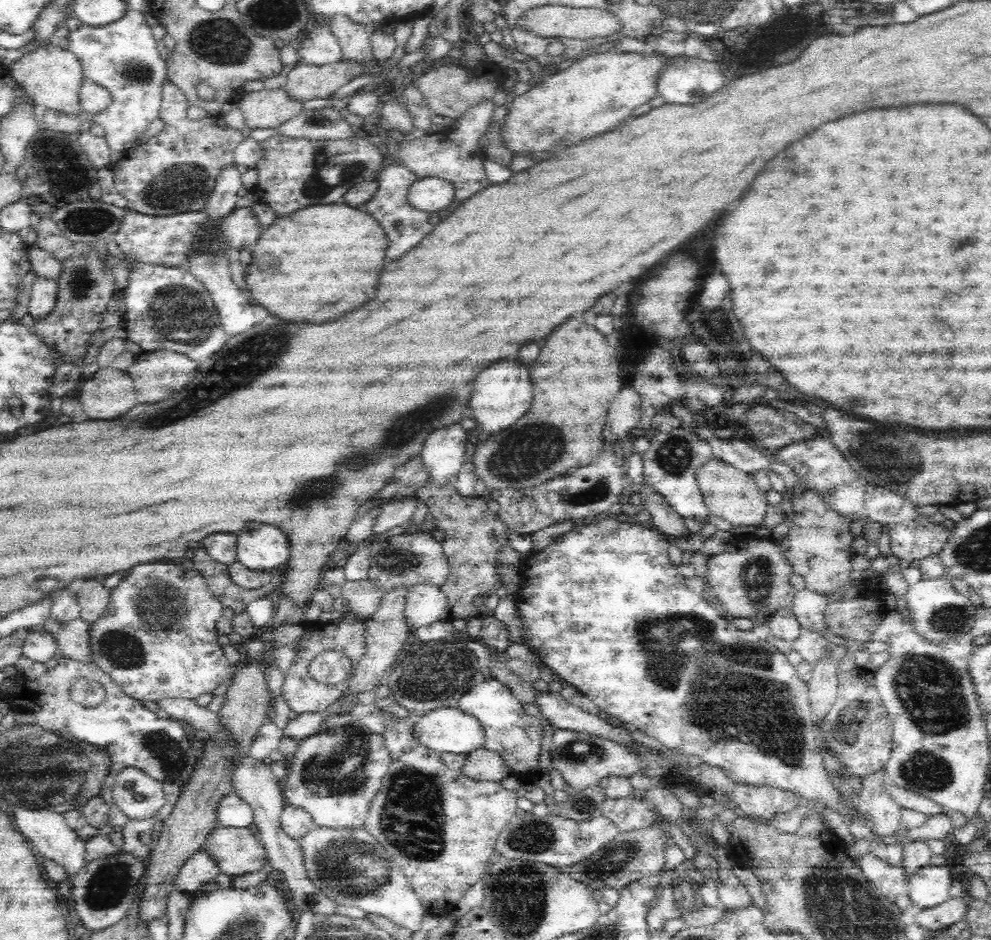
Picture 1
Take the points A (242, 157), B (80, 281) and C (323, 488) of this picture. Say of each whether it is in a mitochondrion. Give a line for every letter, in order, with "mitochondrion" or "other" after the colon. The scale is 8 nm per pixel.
A: other
B: mitochondrion
C: mitochondrion

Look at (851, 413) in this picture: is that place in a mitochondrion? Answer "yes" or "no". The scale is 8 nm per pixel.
no

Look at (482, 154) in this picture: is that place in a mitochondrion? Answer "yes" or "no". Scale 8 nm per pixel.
no

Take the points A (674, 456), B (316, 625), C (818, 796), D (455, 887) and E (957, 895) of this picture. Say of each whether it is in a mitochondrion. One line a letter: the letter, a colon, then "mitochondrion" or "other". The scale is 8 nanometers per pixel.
A: mitochondrion
B: other
C: other
D: other
E: other

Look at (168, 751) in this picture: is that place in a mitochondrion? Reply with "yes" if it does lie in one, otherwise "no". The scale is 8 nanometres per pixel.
yes

